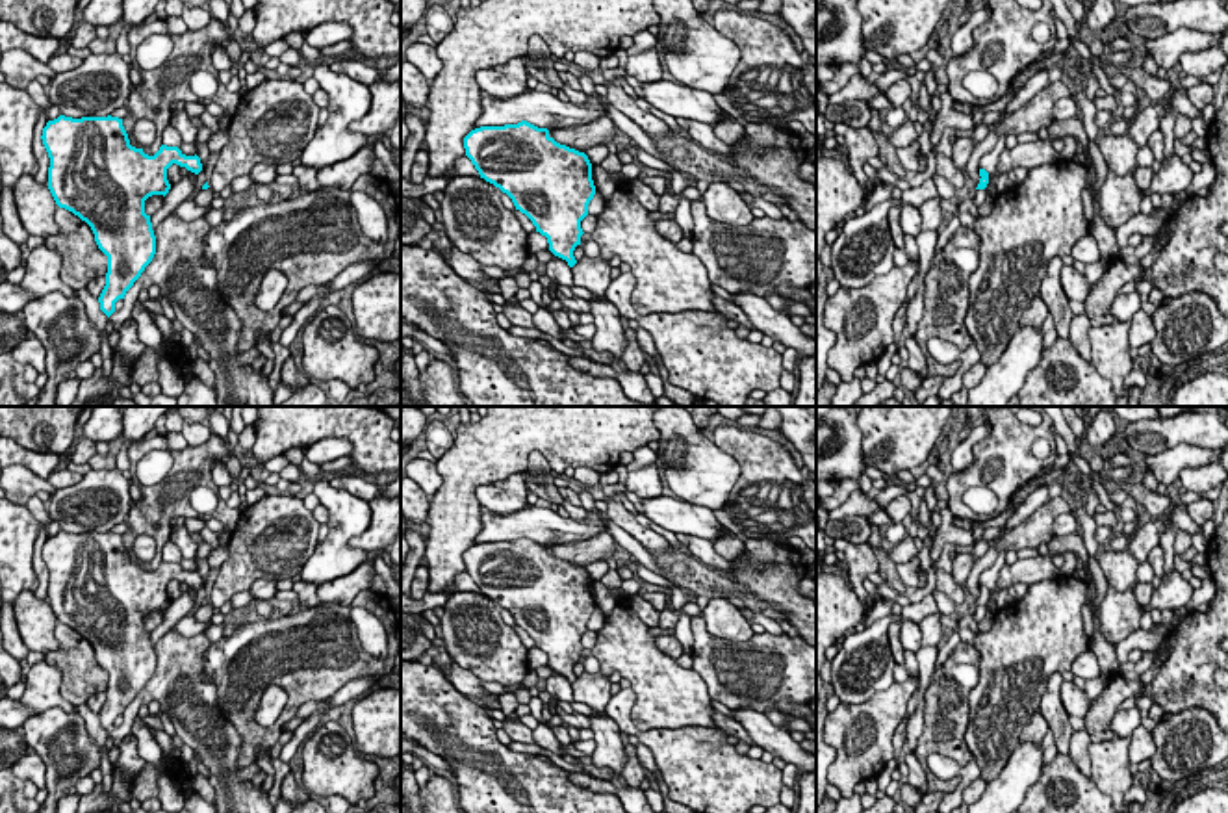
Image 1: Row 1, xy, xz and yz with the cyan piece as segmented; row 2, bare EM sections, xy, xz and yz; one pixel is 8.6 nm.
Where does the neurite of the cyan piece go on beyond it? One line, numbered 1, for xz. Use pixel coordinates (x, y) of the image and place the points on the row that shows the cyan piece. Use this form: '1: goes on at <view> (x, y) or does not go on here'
1: does not go on here

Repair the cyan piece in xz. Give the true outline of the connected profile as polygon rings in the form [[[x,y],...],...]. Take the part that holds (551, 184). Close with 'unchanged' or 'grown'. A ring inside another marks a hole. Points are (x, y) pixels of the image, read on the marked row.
[[[527,121],[475,128],[464,137],[464,148],[480,178],[506,193],[516,210],[525,213],[536,232],[547,238],[549,251],[573,267],[577,264],[573,251],[584,234],[581,221],[588,215],[588,204],[595,195],[588,156],[556,143],[547,128]]]; unchanged

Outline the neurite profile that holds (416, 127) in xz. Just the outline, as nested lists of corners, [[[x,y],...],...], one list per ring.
[[[406,115],[406,126],[410,130],[410,134],[408,134],[406,147],[401,154],[401,178],[410,180],[410,169],[412,169],[414,158],[416,158],[421,143],[425,141],[427,126],[416,115]]]

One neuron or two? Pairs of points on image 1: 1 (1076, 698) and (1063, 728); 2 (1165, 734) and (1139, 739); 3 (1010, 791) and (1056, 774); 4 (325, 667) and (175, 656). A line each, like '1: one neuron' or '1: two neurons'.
1: two neurons
2: two neurons
3: two neurons
4: two neurons

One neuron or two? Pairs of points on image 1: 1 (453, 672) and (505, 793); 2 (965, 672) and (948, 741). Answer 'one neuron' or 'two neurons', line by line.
1: two neurons
2: one neuron

